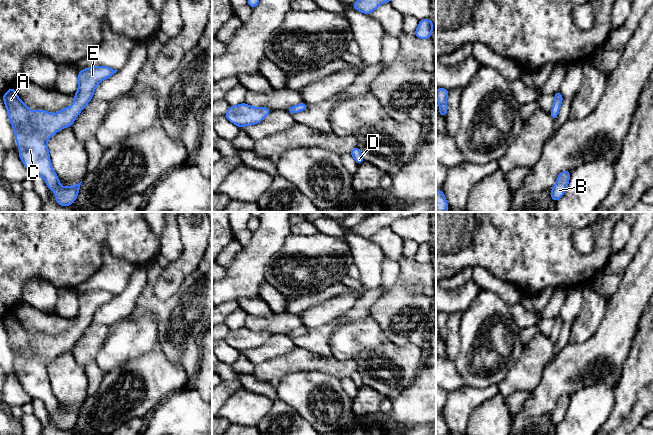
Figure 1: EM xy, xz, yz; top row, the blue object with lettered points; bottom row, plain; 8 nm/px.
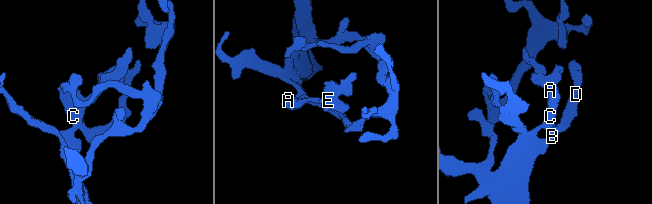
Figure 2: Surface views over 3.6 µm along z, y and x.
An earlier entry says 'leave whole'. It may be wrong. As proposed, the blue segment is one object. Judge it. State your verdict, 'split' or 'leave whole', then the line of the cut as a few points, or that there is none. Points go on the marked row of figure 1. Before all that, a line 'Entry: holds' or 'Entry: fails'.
Entry: holds
leave whole; no cut

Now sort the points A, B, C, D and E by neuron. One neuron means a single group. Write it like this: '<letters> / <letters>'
A B C D E

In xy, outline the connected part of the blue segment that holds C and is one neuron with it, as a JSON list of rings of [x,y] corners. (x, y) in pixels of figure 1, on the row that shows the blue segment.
[[[94,66],[79,71],[79,87],[73,104],[55,114],[43,109],[30,110],[15,94],[14,86],[2,96],[14,129],[21,161],[32,174],[40,175],[45,180],[48,189],[55,192],[58,205],[73,204],[82,181],[71,187],[61,186],[51,165],[47,141],[59,130],[71,126],[91,101],[97,85],[117,71],[106,66]]]

